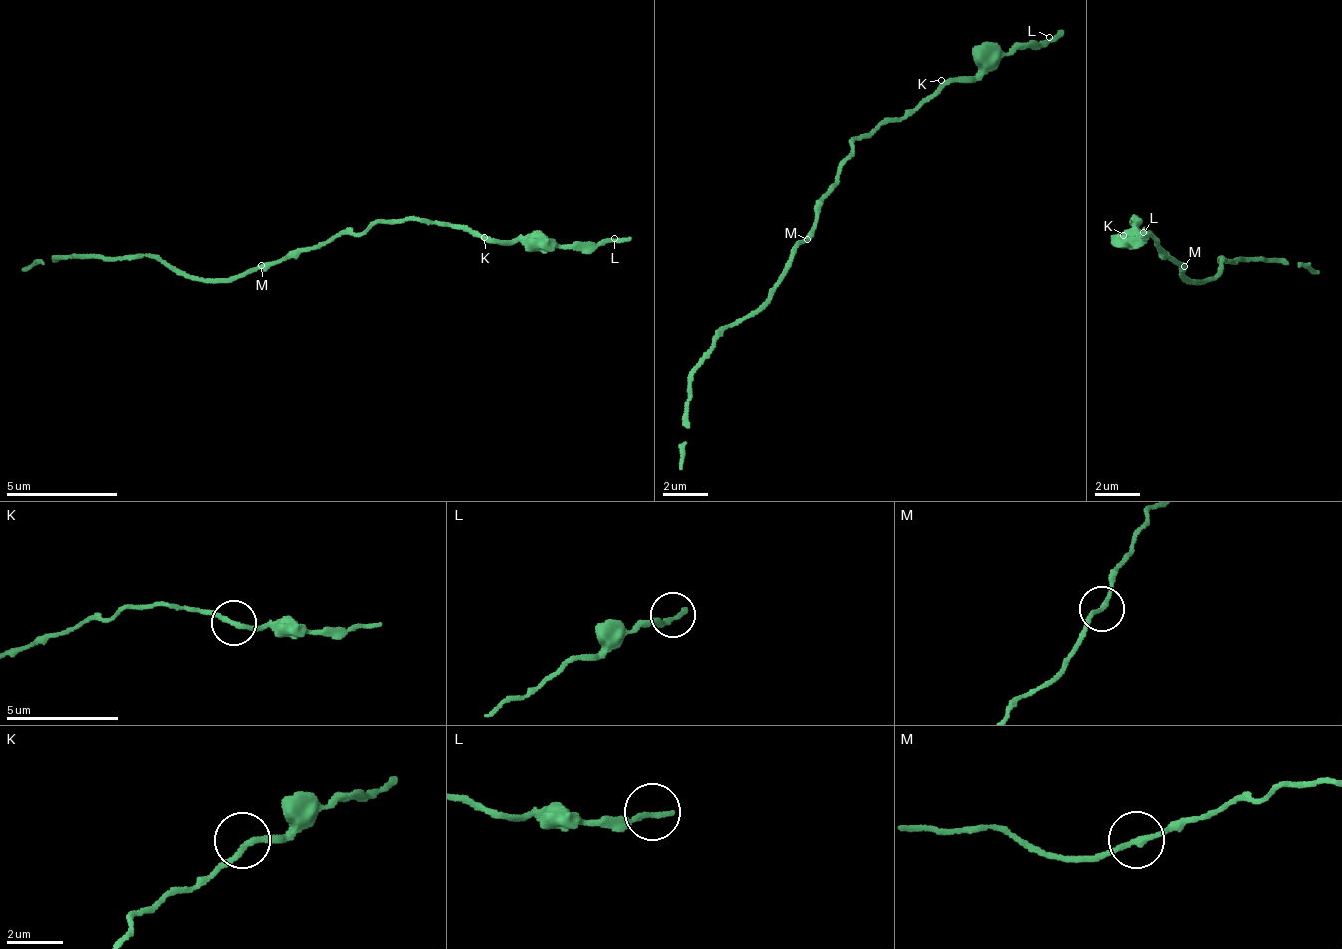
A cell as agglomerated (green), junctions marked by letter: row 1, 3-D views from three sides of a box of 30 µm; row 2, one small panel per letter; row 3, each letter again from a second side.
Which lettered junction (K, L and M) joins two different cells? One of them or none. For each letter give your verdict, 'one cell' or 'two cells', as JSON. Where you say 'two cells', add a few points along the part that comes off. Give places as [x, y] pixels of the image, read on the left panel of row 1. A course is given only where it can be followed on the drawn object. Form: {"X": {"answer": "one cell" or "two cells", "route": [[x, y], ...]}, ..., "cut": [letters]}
{"K": {"answer": "one cell"}, "L": {"answer": "one cell"}, "M": {"answer": "one cell"}, "cut": []}

